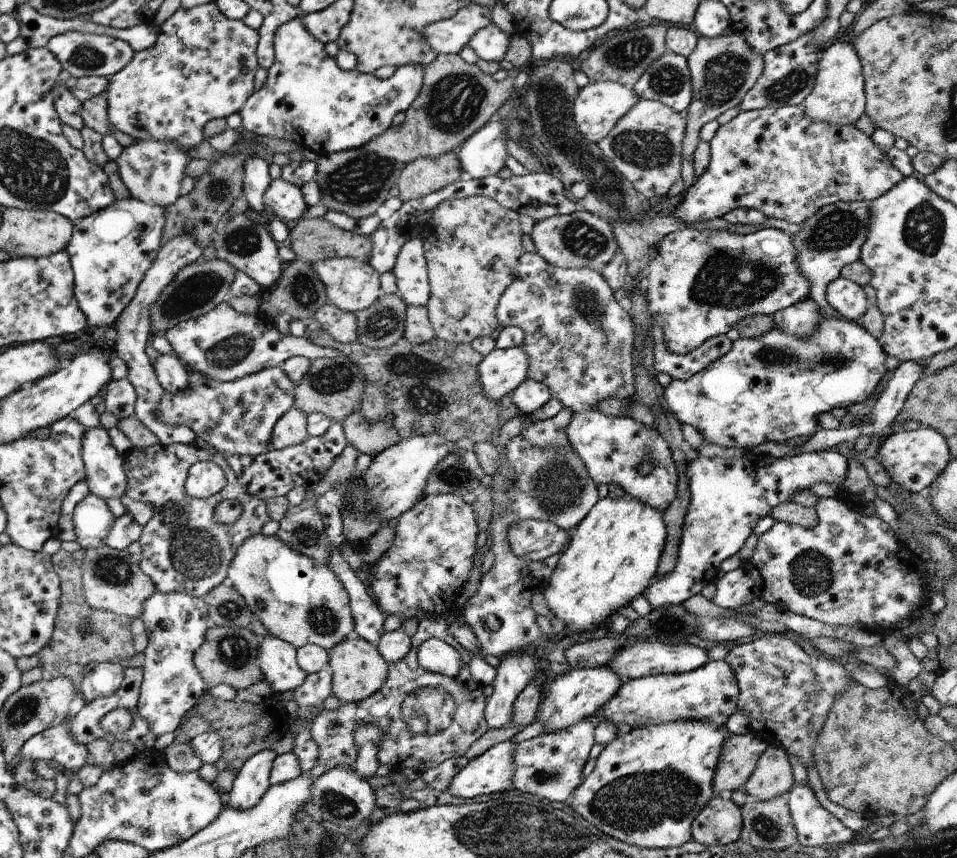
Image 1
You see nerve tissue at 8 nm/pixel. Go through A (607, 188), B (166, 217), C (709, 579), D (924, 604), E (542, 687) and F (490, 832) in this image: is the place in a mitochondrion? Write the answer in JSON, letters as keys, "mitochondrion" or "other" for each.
{"A":"mitochondrion","B":"other","C":"other","D":"other","E":"other","F":"mitochondrion"}

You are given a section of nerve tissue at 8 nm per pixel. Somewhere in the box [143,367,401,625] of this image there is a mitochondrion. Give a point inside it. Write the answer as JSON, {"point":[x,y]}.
{"point":[196,552]}

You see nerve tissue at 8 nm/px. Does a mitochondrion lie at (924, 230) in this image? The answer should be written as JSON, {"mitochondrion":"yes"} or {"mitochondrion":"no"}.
{"mitochondrion":"yes"}

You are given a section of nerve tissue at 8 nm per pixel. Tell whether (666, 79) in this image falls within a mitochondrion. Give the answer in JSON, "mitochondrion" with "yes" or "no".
{"mitochondrion":"yes"}

